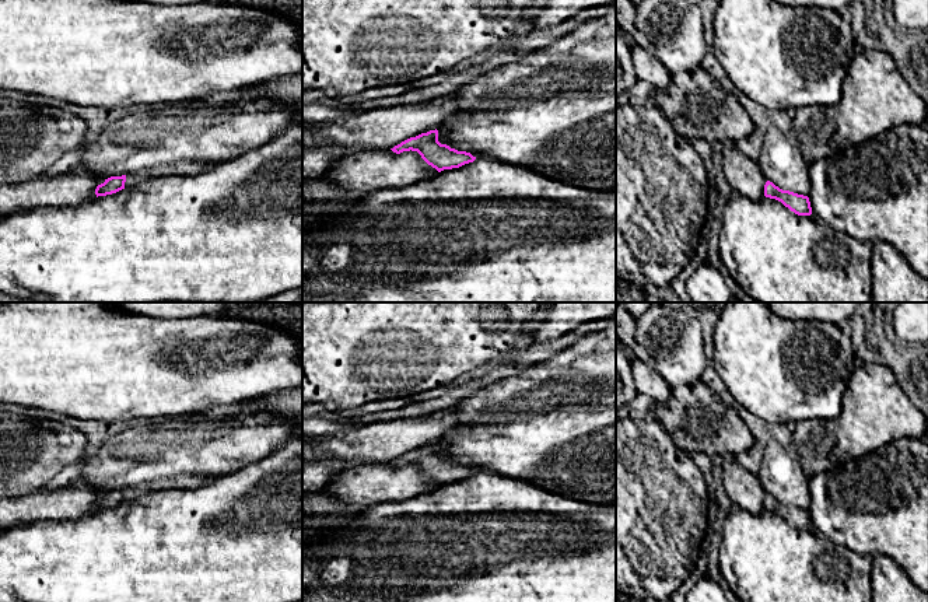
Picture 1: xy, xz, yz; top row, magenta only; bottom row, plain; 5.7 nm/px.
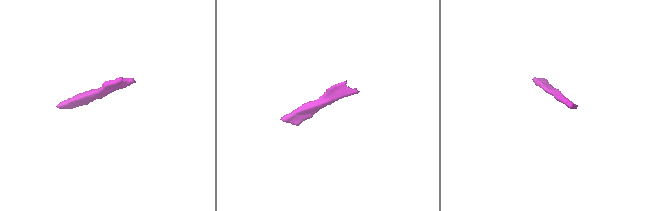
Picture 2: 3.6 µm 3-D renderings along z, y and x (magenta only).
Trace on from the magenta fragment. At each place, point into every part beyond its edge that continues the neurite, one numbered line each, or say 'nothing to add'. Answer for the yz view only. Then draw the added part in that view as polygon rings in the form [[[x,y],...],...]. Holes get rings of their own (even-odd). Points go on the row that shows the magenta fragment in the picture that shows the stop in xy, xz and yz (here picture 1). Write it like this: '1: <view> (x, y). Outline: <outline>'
nothing to add

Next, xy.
1: xy (181, 168). Outline: [[[181,161],[174,164],[162,164],[153,168],[146,168],[139,172],[127,174],[125,188],[133,188],[147,179],[158,176],[182,176],[195,175],[211,168],[214,164],[204,161]]]

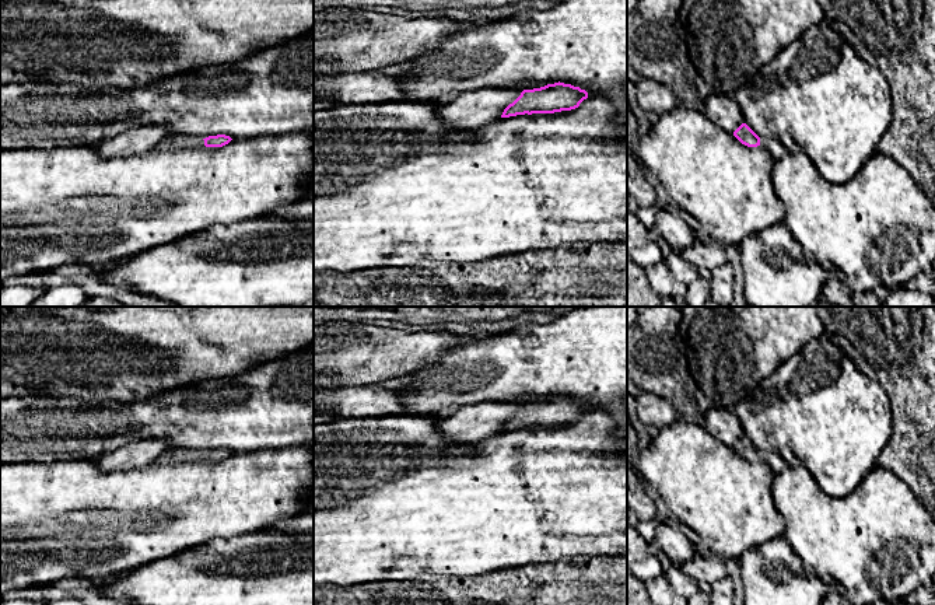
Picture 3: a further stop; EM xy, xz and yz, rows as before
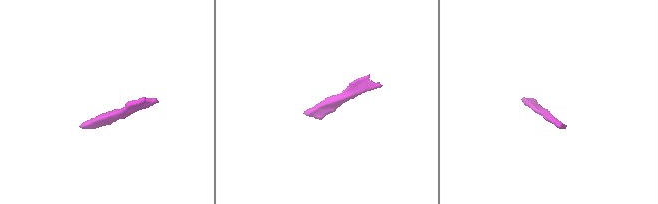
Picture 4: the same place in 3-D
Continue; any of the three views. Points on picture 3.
1: xy (175, 142). Outline: [[[169,134],[157,146],[157,148],[178,150],[178,148],[193,148],[199,146],[204,146],[203,139],[197,139],[195,136],[188,134]]]

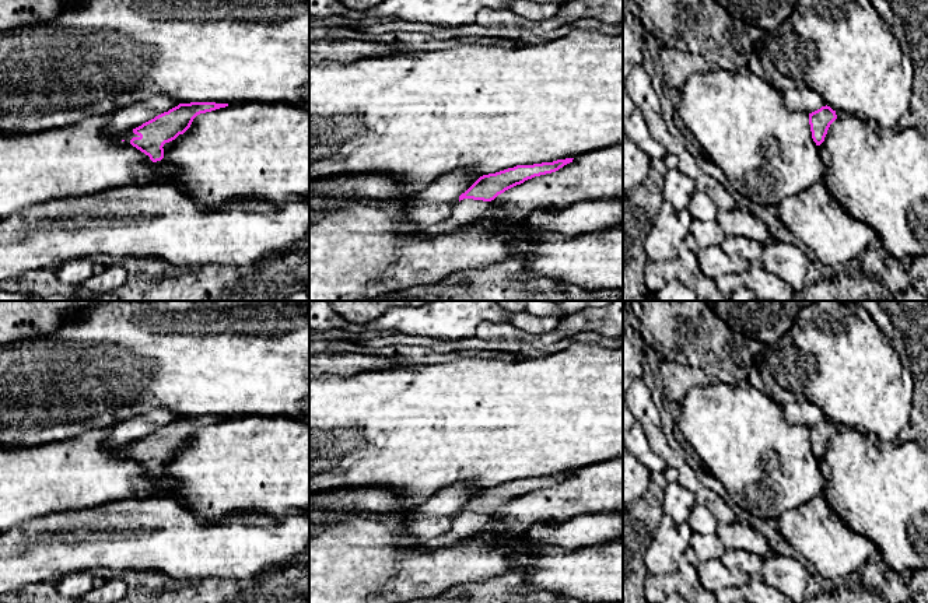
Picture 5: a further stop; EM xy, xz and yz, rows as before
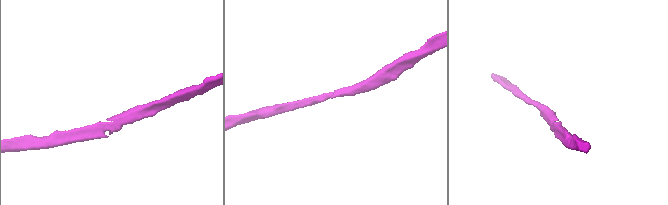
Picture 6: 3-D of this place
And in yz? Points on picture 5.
nothing to add

